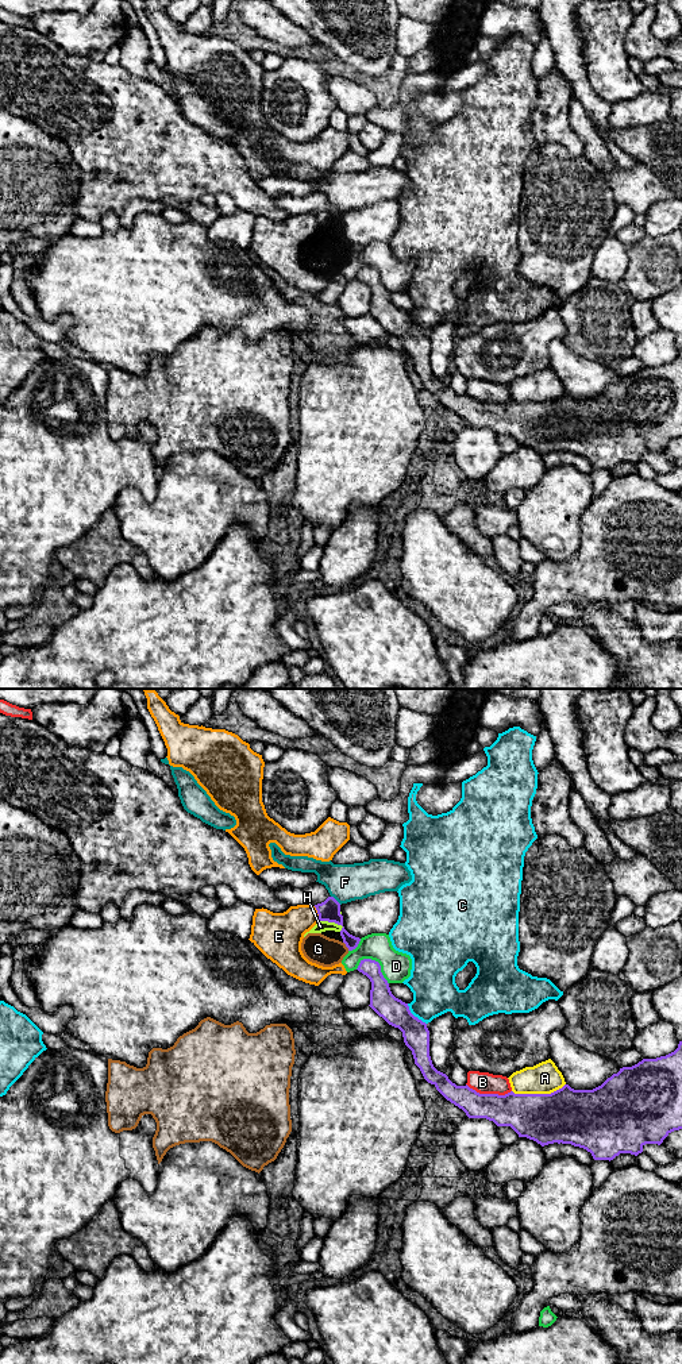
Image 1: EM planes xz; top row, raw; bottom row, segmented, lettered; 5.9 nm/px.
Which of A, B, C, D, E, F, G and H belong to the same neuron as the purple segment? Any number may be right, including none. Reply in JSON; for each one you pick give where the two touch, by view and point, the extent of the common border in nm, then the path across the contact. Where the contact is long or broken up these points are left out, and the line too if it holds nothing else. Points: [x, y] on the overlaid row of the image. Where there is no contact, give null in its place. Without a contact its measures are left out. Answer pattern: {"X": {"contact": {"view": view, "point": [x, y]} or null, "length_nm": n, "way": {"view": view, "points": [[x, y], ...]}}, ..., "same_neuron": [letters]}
{"same_neuron": []}

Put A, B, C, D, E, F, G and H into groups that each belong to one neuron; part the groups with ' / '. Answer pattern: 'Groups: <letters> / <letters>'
Groups: A / B / C / D / E / F / G H

